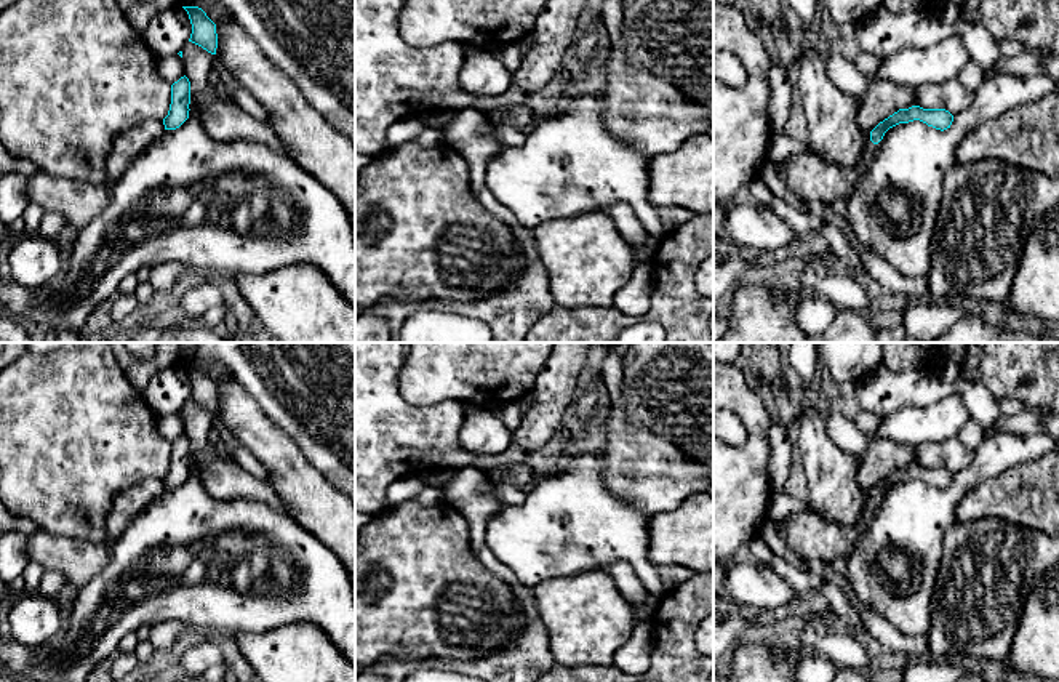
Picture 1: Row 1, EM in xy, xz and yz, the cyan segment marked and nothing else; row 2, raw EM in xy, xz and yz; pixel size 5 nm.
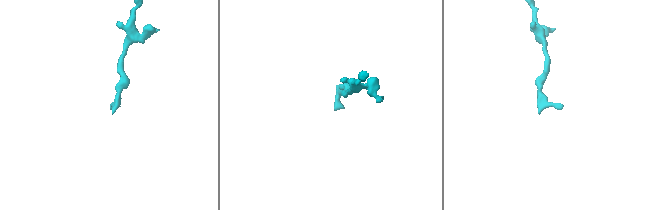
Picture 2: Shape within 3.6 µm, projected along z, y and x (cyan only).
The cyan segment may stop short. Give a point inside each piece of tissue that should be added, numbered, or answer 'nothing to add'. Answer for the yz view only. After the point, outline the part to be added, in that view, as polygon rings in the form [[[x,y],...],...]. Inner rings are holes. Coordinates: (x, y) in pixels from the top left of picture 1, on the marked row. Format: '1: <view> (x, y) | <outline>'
1: yz (813, 180) | [[[870,142],[854,165],[827,163],[808,149],[782,162],[782,178],[801,200],[830,207],[835,200],[846,200],[854,192],[873,158],[875,147],[877,144]]]

